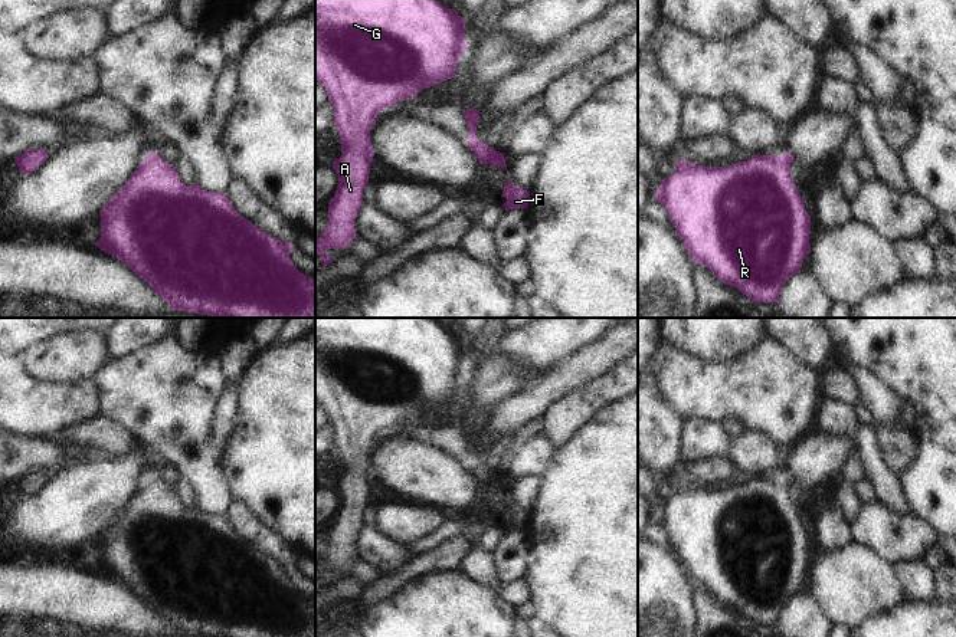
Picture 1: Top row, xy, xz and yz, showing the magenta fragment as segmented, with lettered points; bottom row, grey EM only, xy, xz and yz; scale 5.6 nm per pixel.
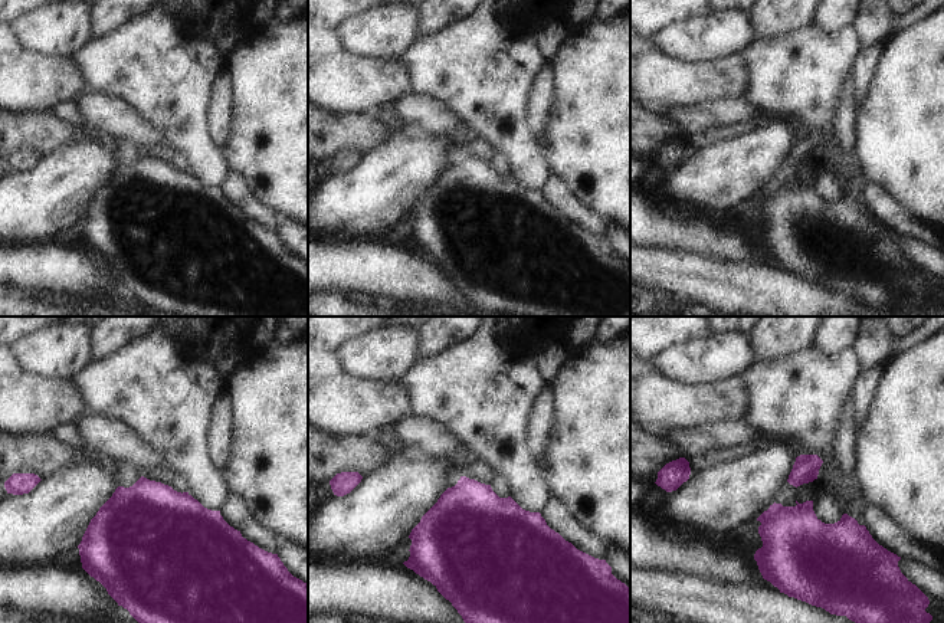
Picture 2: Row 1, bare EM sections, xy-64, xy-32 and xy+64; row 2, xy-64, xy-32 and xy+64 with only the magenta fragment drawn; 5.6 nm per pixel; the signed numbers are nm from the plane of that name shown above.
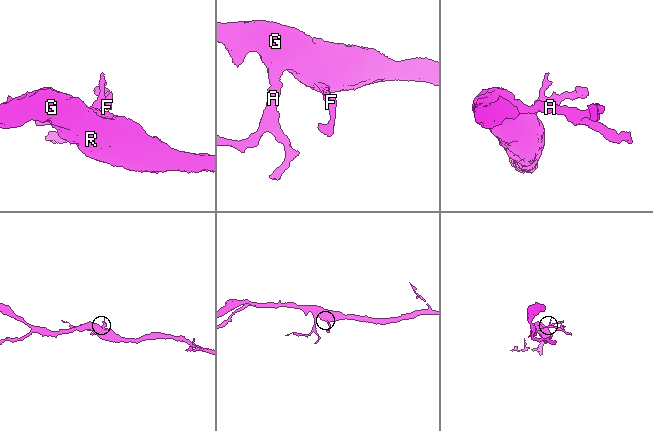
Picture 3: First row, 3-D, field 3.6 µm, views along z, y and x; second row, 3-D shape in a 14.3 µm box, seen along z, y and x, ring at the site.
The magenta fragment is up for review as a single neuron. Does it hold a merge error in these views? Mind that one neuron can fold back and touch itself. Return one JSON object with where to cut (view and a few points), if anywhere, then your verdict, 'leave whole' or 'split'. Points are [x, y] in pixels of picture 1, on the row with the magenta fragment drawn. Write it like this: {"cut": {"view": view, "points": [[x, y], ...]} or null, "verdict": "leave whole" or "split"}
{"cut": null, "verdict": "leave whole"}

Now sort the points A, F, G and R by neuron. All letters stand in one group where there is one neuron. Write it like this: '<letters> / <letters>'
A F G R

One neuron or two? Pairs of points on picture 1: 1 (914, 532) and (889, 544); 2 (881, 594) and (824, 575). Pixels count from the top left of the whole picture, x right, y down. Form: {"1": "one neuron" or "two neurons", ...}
{"1": "one neuron", "2": "one neuron"}

